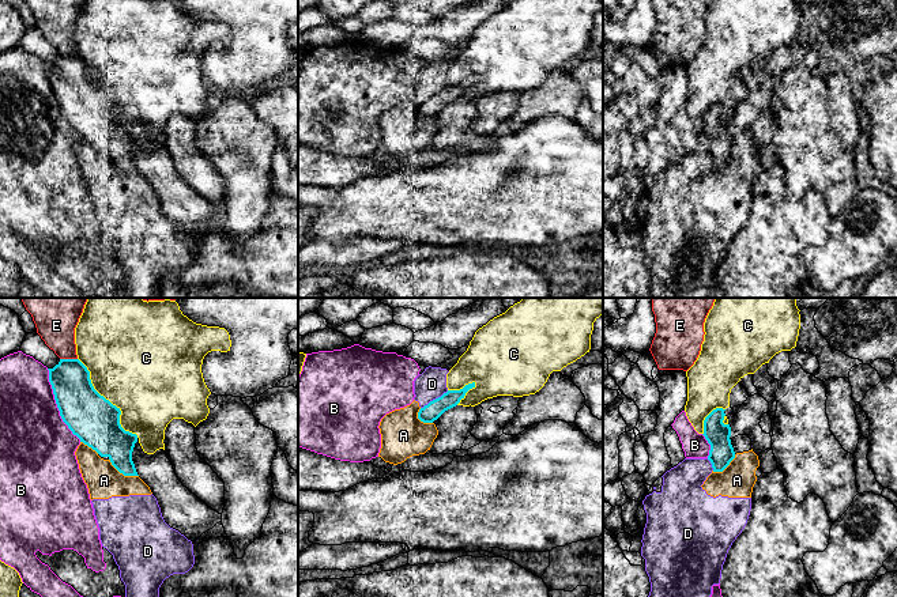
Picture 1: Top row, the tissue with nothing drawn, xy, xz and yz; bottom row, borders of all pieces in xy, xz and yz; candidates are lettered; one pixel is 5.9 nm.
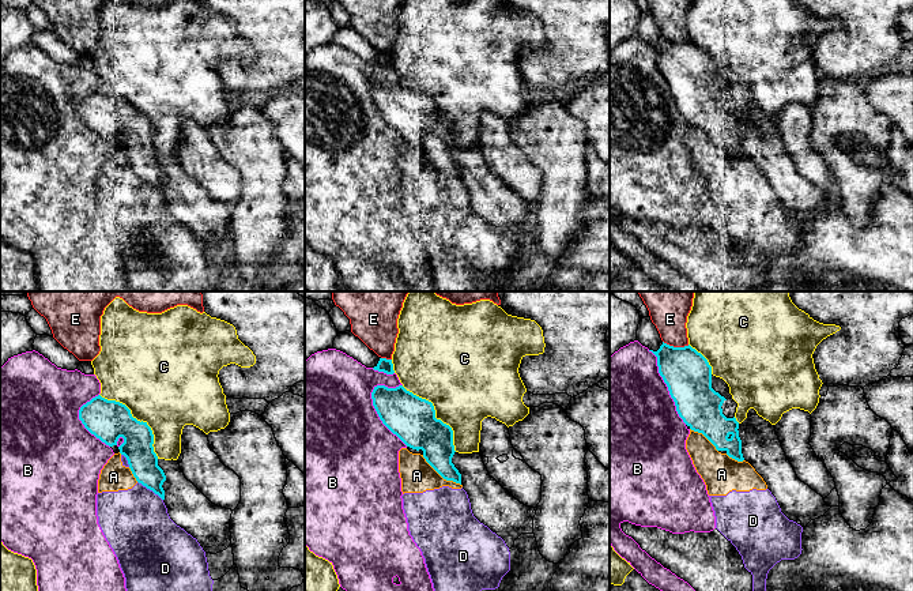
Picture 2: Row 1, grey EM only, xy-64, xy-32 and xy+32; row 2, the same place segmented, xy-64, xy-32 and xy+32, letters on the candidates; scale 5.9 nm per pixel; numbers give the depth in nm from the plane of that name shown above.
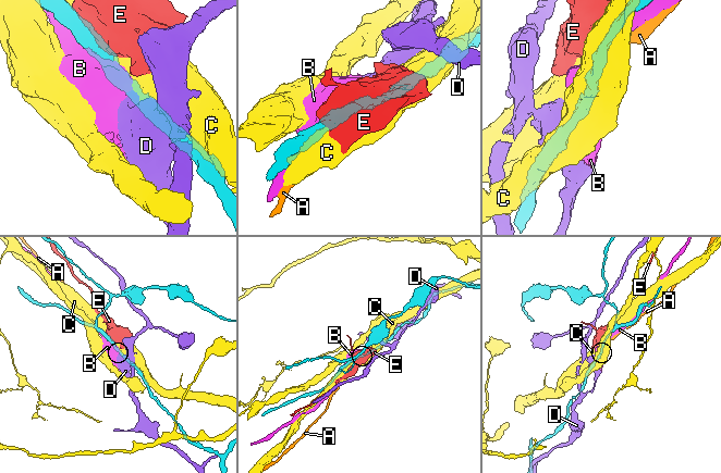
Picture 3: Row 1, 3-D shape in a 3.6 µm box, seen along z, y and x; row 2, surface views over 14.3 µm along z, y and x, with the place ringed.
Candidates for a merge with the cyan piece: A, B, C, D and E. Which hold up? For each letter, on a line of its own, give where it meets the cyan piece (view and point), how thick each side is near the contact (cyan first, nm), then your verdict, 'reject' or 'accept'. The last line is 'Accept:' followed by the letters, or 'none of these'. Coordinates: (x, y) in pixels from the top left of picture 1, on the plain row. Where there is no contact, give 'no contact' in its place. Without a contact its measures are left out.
A: meets cyan in xy at (123, 169); 220 nm thick on the cyan side, 200 nm on the other; reject
B: meets cyan in xy at (57, 101); 280 nm thick on the cyan side, 420 nm on the other; reject
C: meets cyan in xy at (108, 95); 280 nm thick on the cyan side, 500 nm on the other; reject
D: meets cyan in xz at (436, 94); 110 nm thick on the cyan side, 180 nm on the other; reject
E: meets cyan in xy at (68, 55); 240 nm thick on the cyan side, 220 nm on the other; reject
Accept: none of these

